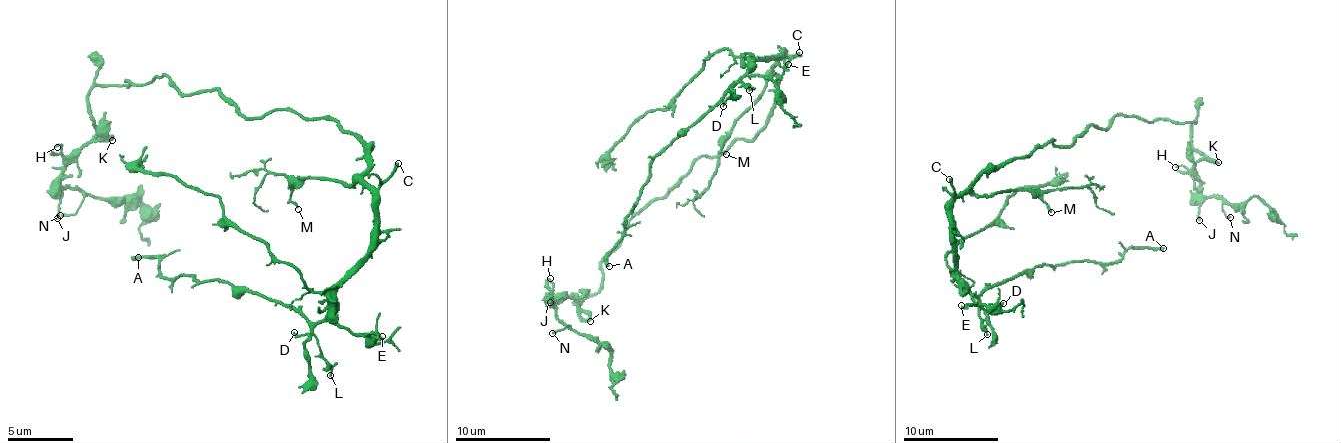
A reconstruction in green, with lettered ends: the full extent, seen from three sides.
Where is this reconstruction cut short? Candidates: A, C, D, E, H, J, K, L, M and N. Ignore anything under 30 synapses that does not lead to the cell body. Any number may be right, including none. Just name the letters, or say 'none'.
C

